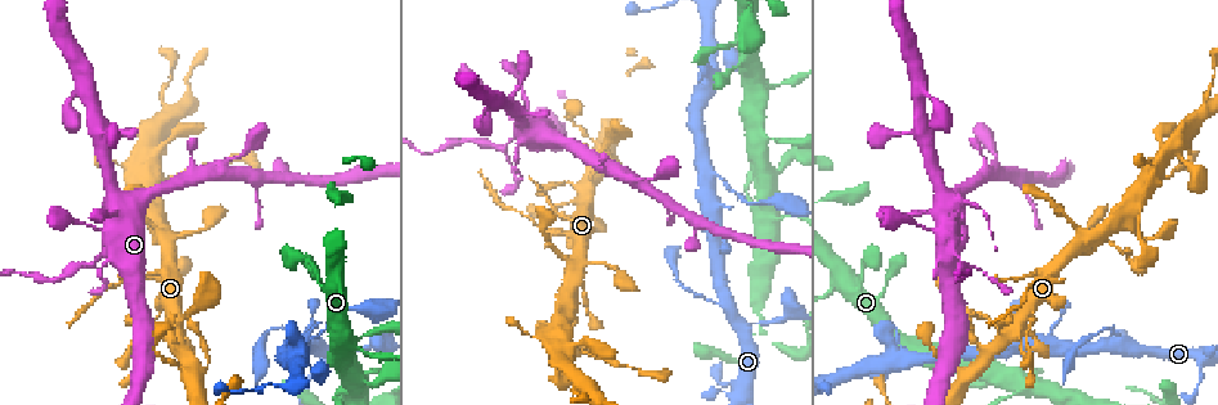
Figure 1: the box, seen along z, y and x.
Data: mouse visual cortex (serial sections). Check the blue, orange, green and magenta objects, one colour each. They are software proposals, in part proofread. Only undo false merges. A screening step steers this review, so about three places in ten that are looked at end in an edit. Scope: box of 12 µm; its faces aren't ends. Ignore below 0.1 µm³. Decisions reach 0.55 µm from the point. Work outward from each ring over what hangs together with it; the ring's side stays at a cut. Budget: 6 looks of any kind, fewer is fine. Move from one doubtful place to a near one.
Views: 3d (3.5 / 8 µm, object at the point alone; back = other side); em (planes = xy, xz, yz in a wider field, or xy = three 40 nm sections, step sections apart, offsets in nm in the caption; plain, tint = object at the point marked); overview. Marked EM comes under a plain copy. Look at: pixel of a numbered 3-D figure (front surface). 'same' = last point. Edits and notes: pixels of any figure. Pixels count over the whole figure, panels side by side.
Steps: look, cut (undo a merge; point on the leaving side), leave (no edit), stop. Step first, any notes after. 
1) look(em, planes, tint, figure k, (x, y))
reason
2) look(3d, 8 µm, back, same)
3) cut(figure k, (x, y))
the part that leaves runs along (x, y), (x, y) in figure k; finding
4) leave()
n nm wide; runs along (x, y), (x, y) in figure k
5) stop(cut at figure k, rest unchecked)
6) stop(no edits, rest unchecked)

look(3d, 8 µm, figure 1, (1120, 346))
thick turns thin

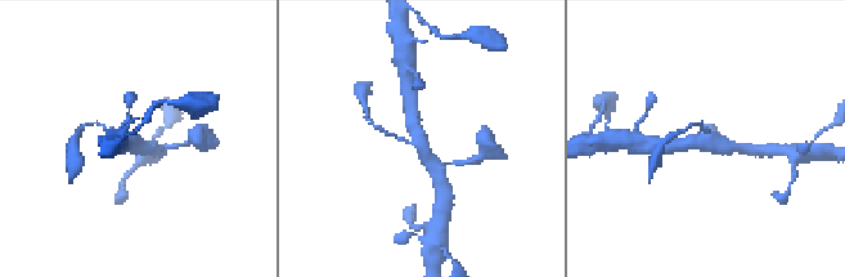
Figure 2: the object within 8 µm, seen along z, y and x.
look(3d, 3.5 µm, figure 2, (135, 142))

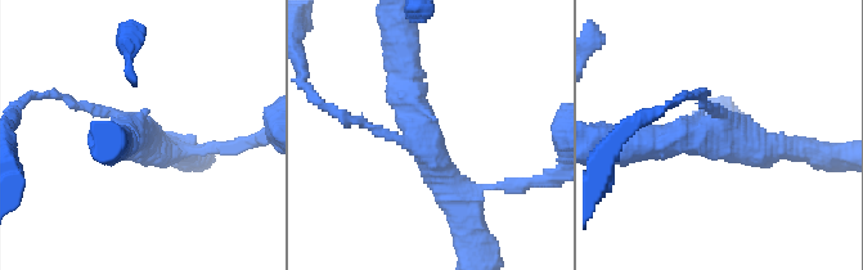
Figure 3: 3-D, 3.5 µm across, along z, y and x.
look(em, xy, step 5, tint, figure 3, (425, 141))
3 arms; arms of 150, 350, 400 nm

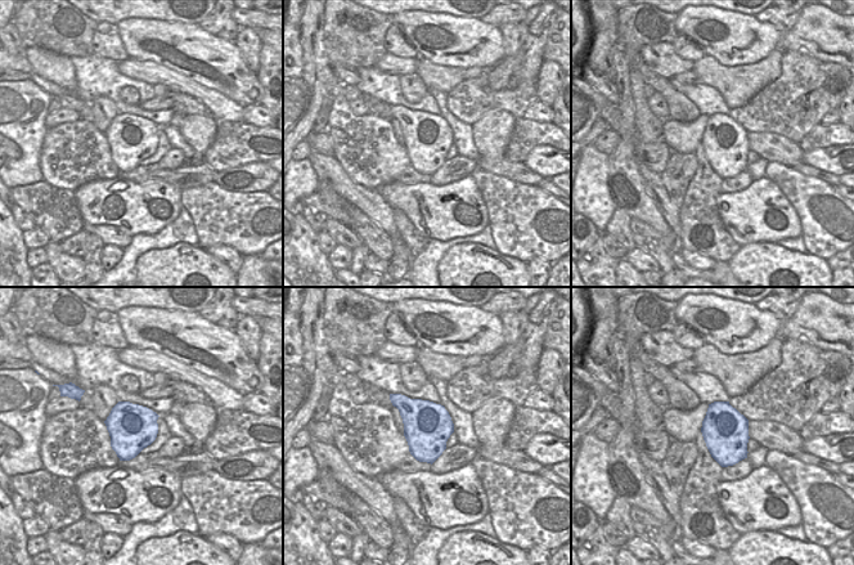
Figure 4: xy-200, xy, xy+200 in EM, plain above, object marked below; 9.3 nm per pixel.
leave()
460 nm wide; runs along (459, 212), (408, 104), (404, 61) in figure 3; all the same cell

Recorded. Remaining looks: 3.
look(3d, 3.5 µm, figure 1, (541, 322))
thick turns thin

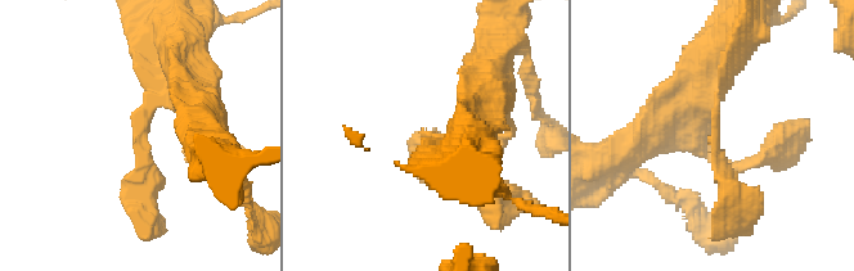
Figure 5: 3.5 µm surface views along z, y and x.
look(em, xy, step 5, tint, figure 5, (142, 146))

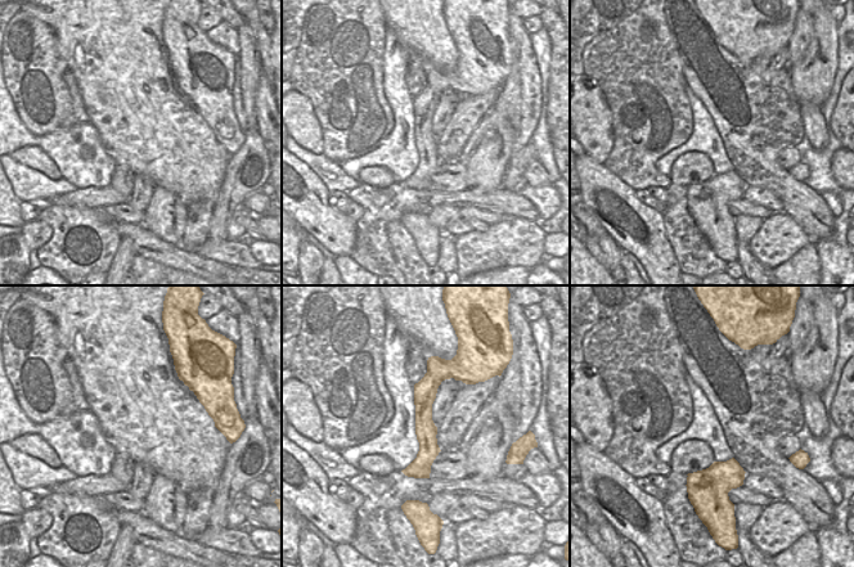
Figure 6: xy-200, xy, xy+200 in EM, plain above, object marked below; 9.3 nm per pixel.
look(em, xy, step 3, tint, same)
another direction

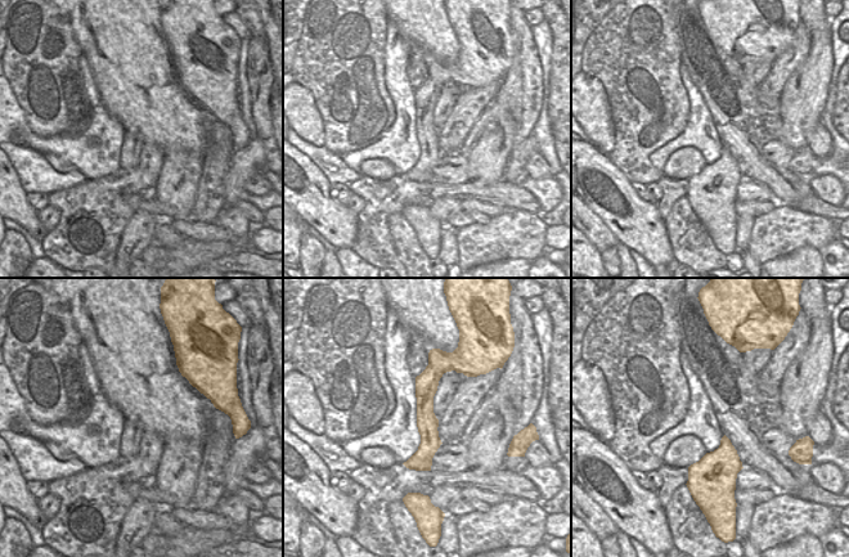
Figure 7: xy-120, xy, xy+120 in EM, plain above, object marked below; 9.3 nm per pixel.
leave()
all the same cell

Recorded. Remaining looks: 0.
stop(no edits, rest unchecked)

